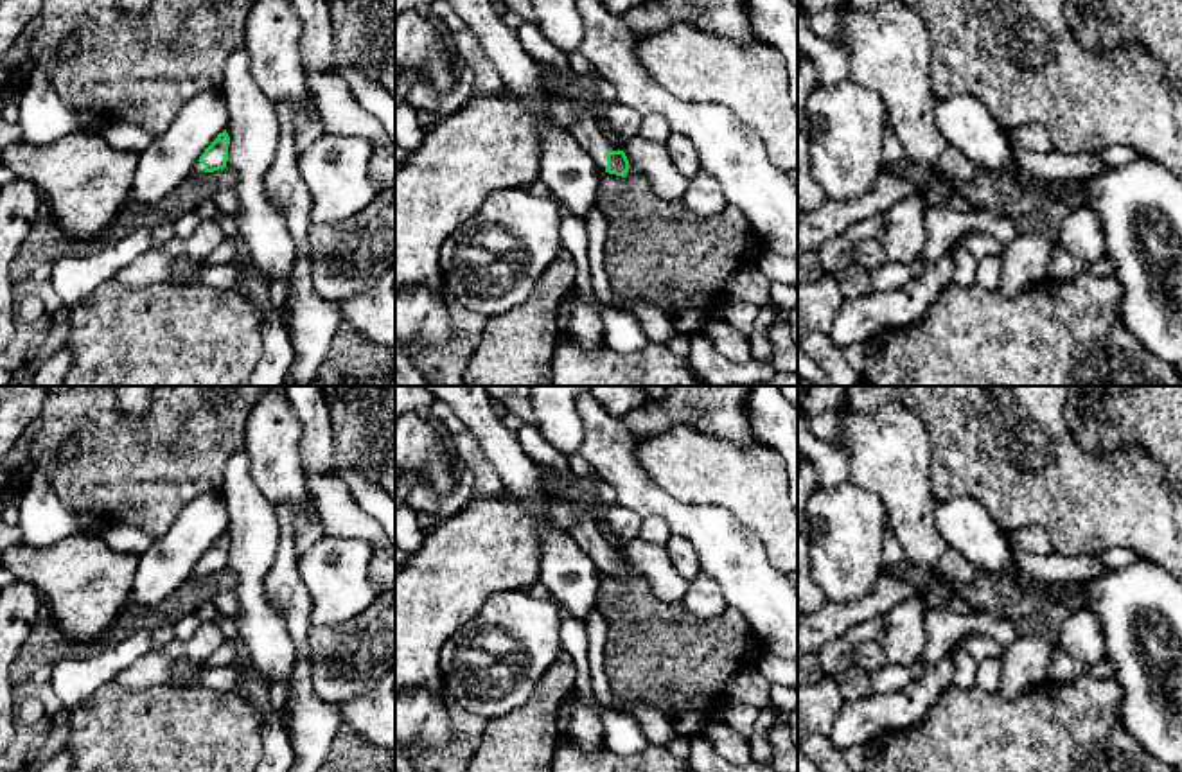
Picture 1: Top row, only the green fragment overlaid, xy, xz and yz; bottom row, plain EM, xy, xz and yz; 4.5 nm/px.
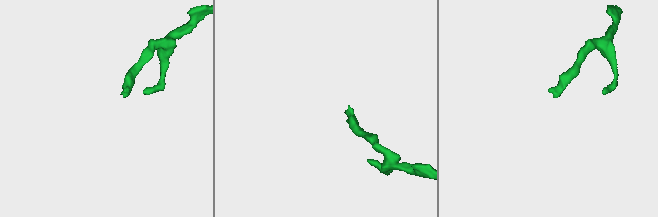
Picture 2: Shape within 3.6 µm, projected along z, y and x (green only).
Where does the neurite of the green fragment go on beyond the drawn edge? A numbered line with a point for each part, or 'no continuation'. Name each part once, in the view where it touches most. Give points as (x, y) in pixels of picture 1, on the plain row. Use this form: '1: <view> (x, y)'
1: xz (586, 534)

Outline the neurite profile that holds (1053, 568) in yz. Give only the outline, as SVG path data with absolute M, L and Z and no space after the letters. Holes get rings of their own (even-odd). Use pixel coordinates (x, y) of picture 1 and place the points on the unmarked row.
M1004 533L1010 546L1010 553L1017 567L1038 580L1047 583L1065 583L1065 582L1087 582L1107 575L1110 569L1103 566L1098 557L1063 557L1058 553L1033 555L1022 551L1011 533Z

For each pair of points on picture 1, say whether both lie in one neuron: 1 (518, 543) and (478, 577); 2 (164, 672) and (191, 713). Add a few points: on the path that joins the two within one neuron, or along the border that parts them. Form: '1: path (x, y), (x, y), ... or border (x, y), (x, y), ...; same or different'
1: path (509, 546), (487, 568); same
2: border (166, 683), (124, 688); different

